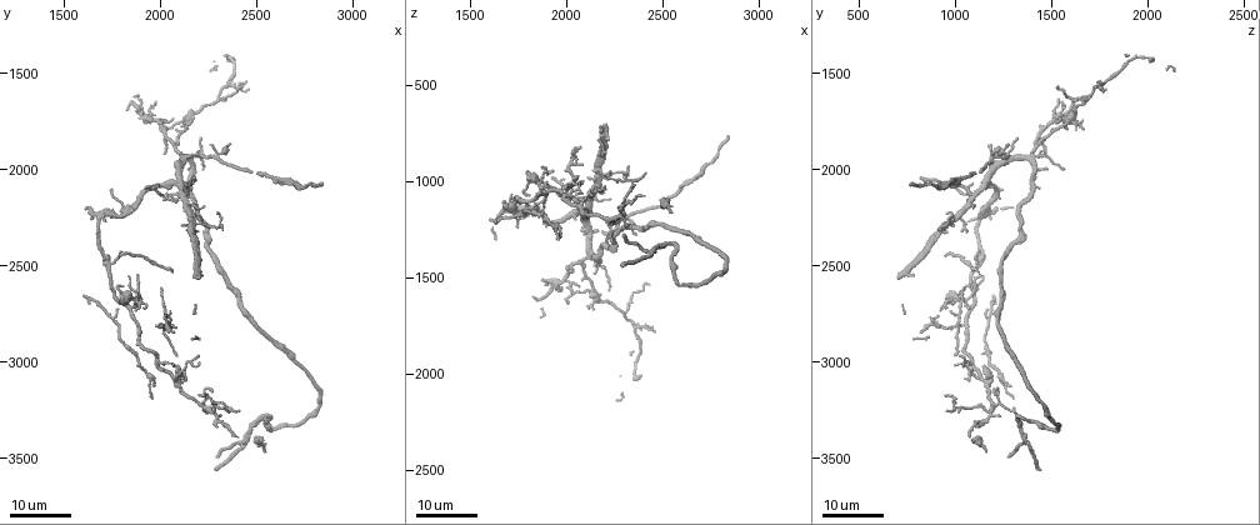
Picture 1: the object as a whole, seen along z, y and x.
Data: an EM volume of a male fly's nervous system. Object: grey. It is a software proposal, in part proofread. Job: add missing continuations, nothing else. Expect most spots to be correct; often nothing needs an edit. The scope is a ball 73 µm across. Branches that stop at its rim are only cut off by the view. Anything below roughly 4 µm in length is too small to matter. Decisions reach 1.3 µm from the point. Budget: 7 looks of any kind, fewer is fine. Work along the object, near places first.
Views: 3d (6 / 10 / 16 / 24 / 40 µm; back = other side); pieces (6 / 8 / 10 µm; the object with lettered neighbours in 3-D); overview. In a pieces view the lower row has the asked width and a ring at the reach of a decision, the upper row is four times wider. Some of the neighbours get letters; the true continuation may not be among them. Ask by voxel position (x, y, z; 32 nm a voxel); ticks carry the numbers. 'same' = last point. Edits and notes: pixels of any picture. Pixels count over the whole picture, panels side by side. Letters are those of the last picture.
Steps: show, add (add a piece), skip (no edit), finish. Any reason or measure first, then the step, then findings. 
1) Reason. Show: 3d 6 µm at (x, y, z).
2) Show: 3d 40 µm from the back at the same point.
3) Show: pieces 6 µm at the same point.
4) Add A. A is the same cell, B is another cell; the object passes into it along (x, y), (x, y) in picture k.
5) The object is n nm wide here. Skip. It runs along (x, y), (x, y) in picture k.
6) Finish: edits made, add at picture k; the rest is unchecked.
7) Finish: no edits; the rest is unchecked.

Free end. Show: 3d 24 µm at (2060, 2520, 1130).

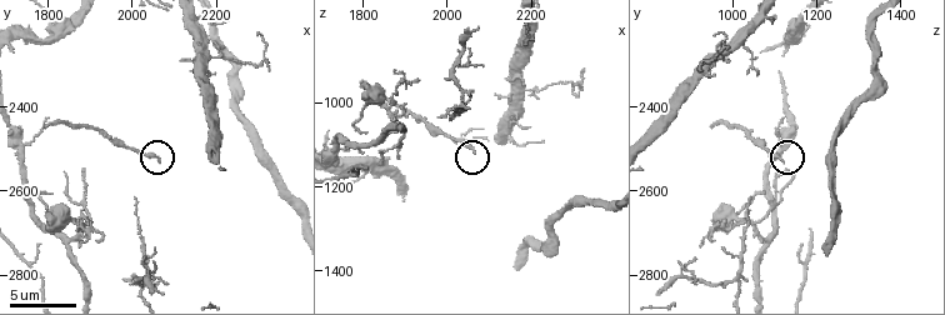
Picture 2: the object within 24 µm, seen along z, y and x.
Show: pieces 6 µm at (2060, 2520, 1115).

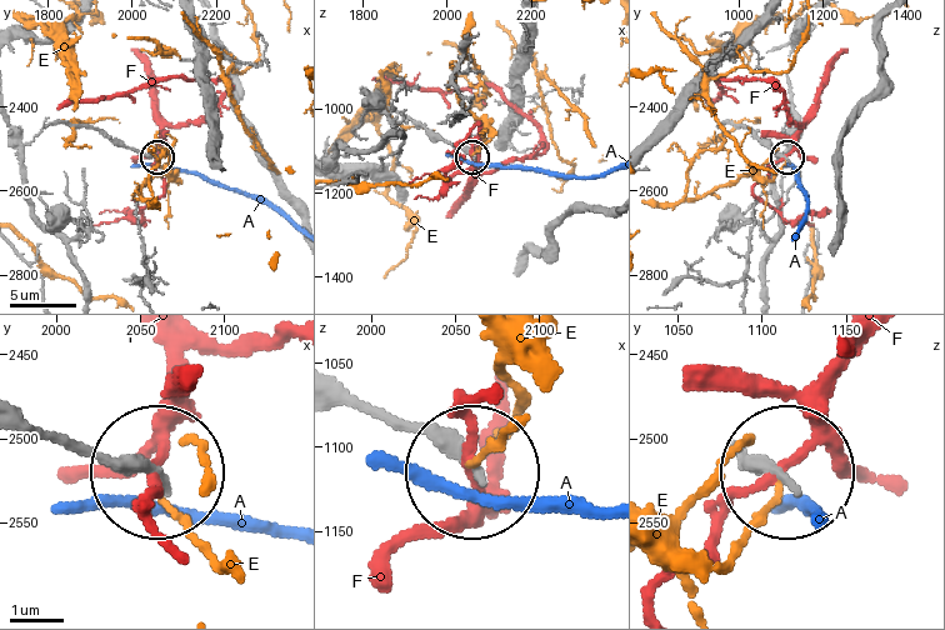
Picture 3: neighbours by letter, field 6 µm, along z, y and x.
Skip. A, E and F are other cells; none of them fits.

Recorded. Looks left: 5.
Thin end. Show: pieces 10 µm at (2125, 2285, 985).

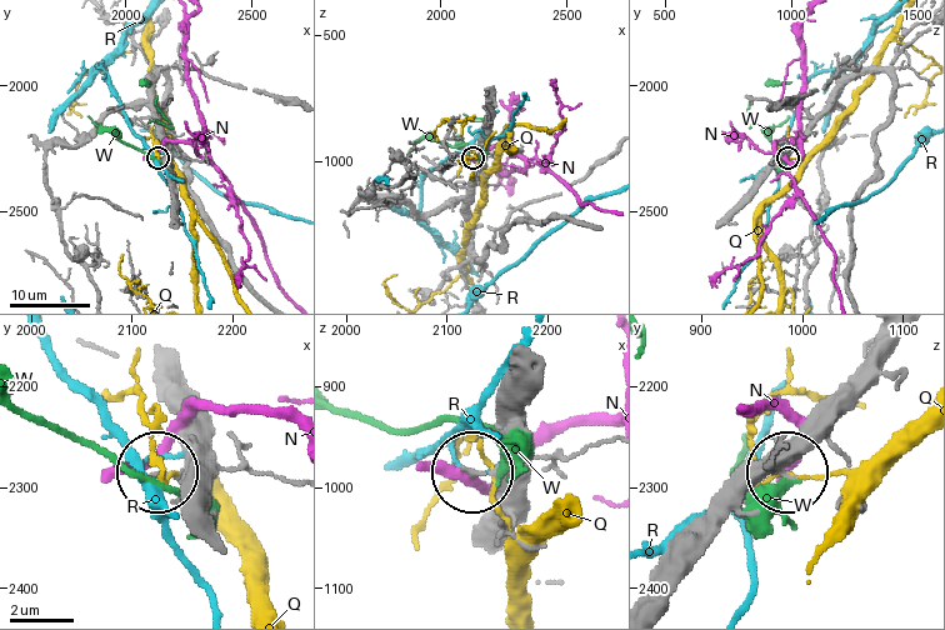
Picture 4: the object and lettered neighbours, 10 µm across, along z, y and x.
Skip. N, Q, R and W are other cells; none of them fits.

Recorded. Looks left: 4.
Branch stops here. Show: 3d 16 µm at (2100, 3030, 1150).

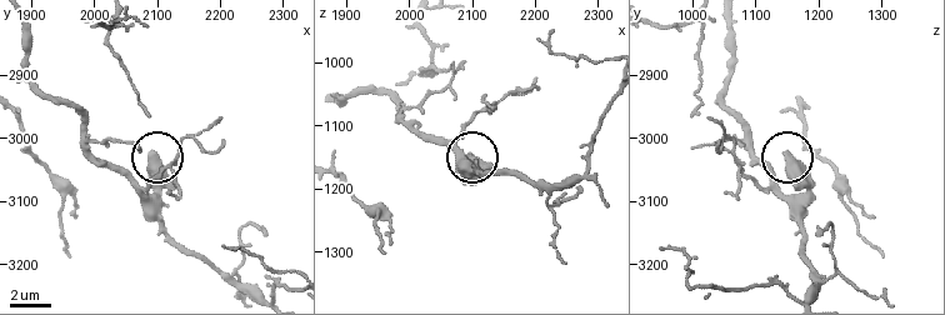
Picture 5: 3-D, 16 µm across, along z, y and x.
Show: pieces 6 µm at (2100, 3030, 1145).

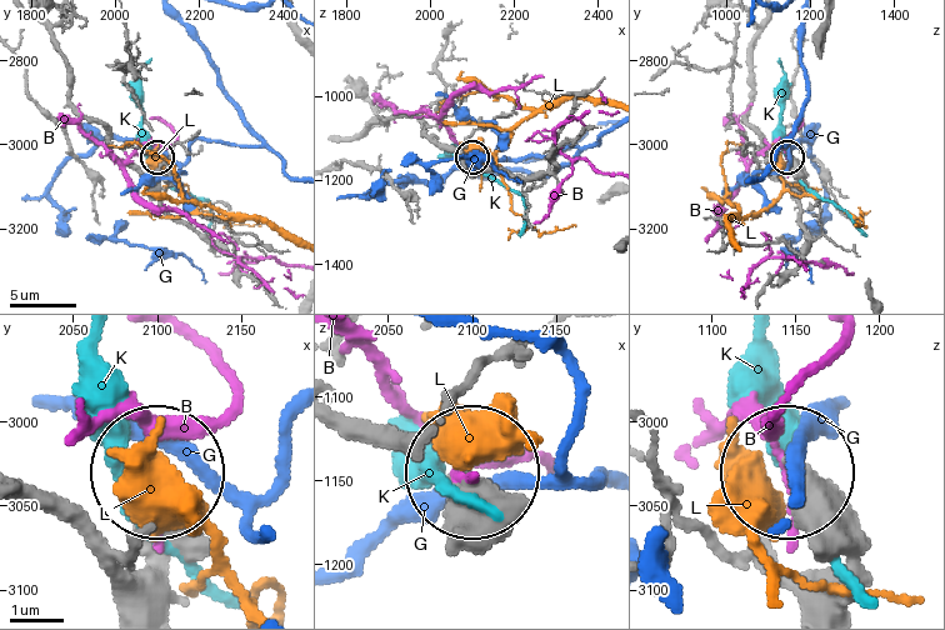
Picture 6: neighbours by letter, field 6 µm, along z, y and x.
Skip. B, G, K and L are other cells; no lettered piece goes on from it.

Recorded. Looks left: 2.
Finish: no edits; the rest is unchecked.

